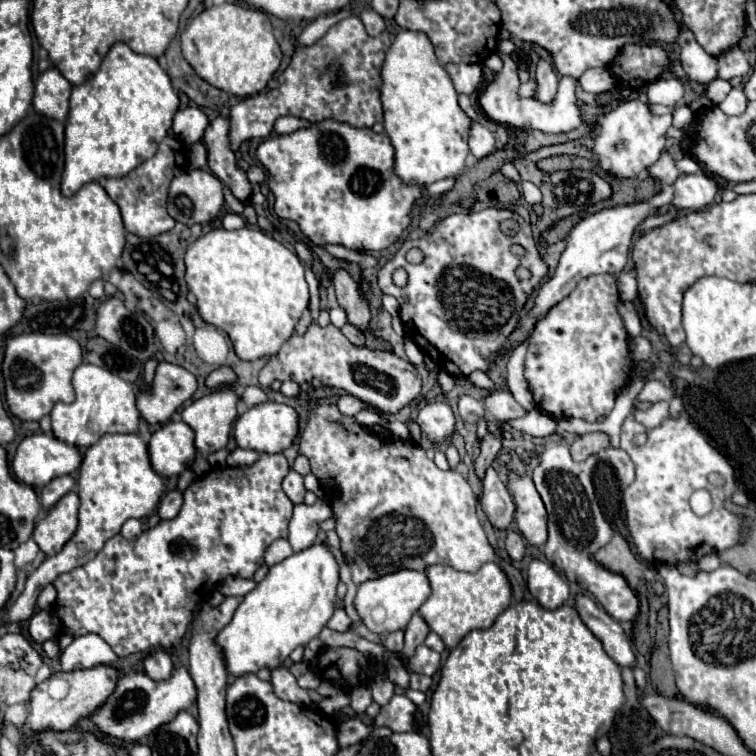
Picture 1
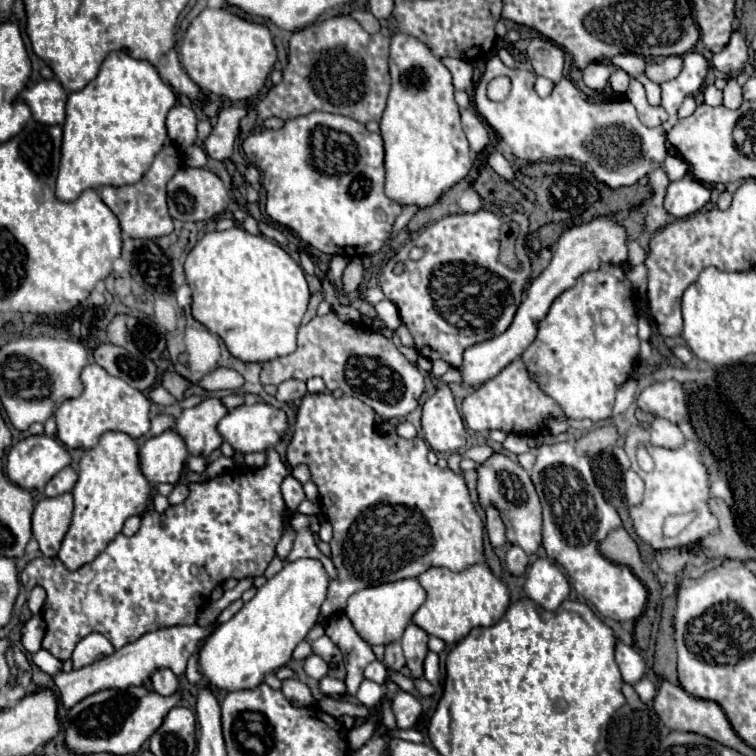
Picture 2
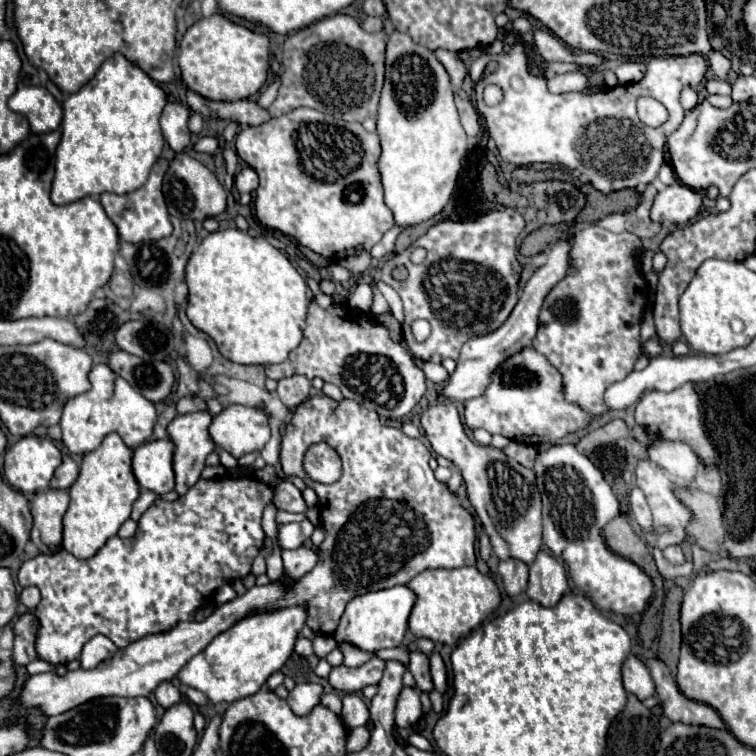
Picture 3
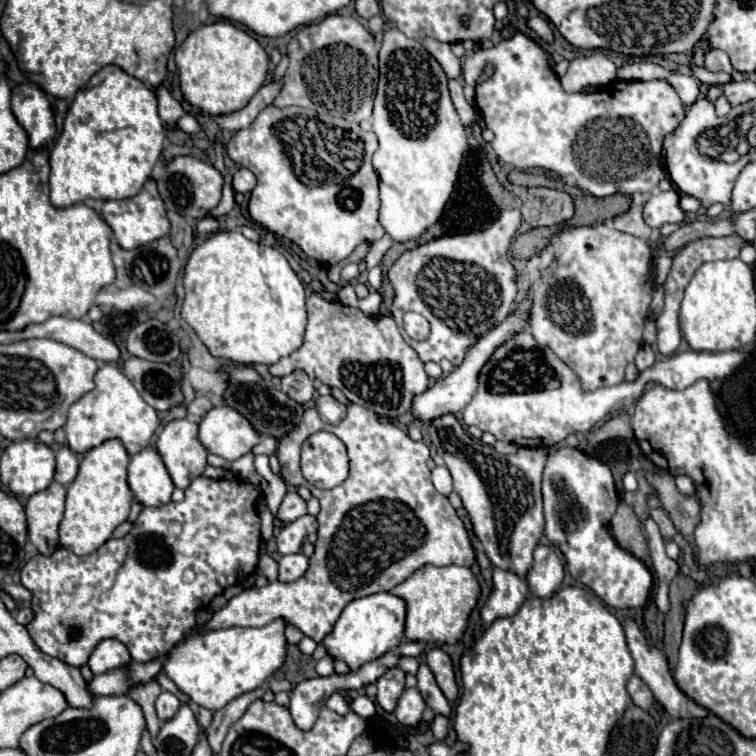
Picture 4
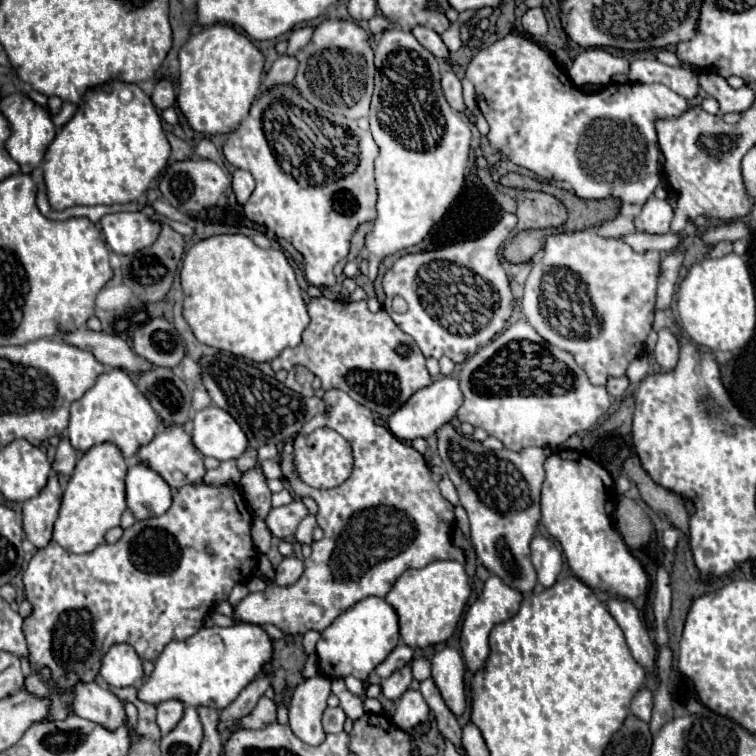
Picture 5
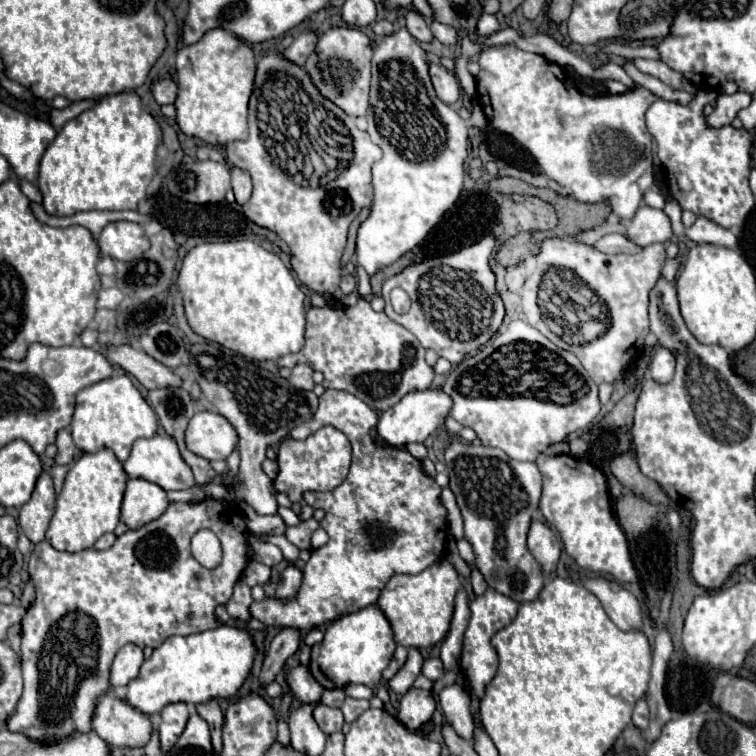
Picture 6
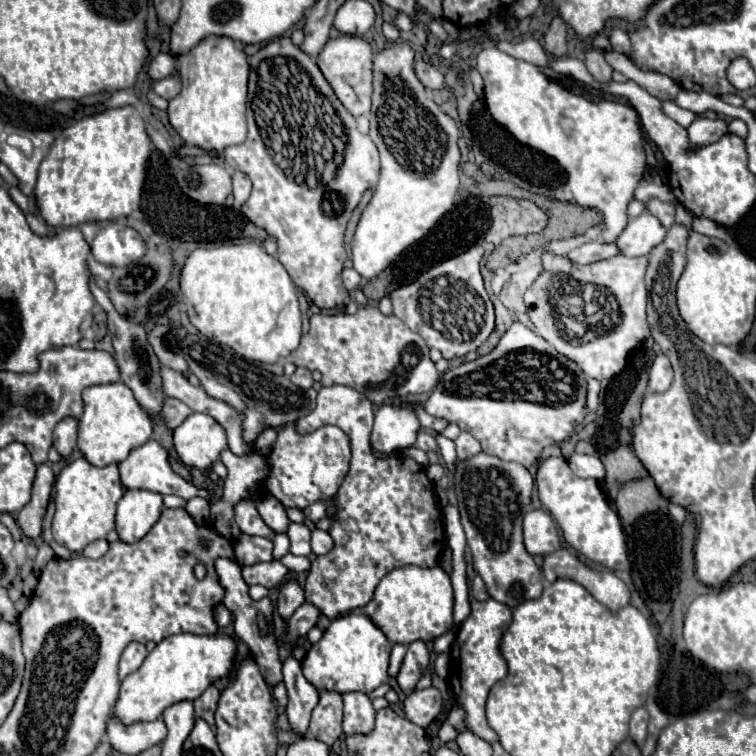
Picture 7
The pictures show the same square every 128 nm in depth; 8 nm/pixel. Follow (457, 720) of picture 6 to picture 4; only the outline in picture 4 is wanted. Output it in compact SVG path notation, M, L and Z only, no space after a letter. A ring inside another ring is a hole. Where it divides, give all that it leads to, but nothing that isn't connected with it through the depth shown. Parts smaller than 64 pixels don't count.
M432 648L426 654L426 662L428 662L440 690L444 692L444 696L450 702L454 702L458 698L458 684L456 684L456 674L454 674L454 666L452 666L450 656L440 648Z

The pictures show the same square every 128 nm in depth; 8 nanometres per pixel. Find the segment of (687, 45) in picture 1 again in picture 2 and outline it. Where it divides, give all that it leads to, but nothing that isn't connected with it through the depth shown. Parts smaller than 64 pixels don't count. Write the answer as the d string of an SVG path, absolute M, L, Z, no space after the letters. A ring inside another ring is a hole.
M698 52L683 55L682 72L668 82L662 82L662 106L666 108L670 120L664 126L648 128L638 116L636 108L625 99L610 102L593 102L580 92L570 78L562 78L556 84L554 92L548 98L540 98L534 90L536 76L528 70L508 68L498 56L492 56L486 62L486 70L476 86L474 104L478 96L476 110L486 122L496 130L496 134L510 146L512 154L526 162L538 162L542 158L574 160L580 162L588 172L594 174L598 182L604 182L610 188L632 186L640 178L648 176L662 166L668 156L664 146L664 136L678 122L678 108L688 94L694 94L702 88L708 74L708 62ZM496 76L508 76L512 82L512 92L504 102L492 102L486 98L486 86Z

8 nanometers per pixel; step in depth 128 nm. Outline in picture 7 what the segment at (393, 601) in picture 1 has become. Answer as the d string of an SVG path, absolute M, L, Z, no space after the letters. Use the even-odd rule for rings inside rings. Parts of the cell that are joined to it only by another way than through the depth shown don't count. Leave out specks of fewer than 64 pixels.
M360 612L344 614L326 628L320 642L312 644L302 660L302 672L310 684L318 690L328 688L340 694L346 692L364 692L370 694L382 682L388 680L388 658L392 644L388 638L374 626L374 622Z

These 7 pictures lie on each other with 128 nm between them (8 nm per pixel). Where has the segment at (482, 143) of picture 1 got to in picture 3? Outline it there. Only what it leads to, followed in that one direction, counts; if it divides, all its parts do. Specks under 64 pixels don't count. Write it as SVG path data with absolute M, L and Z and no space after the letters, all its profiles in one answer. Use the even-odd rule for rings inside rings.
M456 94L456 106L458 106L460 120L462 120L462 126L464 126L466 134L468 136L478 136L478 132L480 132L480 118L478 118L478 112L472 106L472 102L468 98L460 98Z

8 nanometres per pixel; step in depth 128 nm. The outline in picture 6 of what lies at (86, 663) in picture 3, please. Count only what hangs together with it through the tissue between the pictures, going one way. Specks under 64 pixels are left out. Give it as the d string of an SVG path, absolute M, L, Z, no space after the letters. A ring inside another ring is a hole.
M126 644L120 648L120 652L114 658L112 664L112 674L110 674L110 684L112 686L126 686L128 680L138 676L140 664L144 662L142 648L136 644Z

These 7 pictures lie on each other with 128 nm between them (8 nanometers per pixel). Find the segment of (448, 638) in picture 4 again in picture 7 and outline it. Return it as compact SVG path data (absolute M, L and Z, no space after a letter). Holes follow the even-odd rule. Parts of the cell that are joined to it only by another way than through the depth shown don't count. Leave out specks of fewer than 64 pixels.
M400 566L390 570L374 590L374 598L362 612L386 634L392 644L410 644L414 640L436 640L452 626L452 584L448 574L440 568Z

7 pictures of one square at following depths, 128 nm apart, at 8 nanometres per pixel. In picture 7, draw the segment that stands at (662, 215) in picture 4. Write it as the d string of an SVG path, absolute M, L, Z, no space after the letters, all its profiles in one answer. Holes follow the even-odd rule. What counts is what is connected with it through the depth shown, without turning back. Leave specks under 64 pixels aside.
M642 212L638 218L628 222L624 232L618 236L616 246L620 254L636 258L636 256L648 256L648 252L664 240L666 228L654 218L648 216L648 212Z

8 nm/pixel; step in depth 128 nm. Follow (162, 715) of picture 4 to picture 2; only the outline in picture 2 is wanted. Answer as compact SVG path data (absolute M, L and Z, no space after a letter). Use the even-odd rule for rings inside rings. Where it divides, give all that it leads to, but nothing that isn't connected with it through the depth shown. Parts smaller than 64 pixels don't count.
M164 668L160 672L154 672L154 676L152 676L152 690L158 692L160 696L172 696L178 690L178 678L168 668Z

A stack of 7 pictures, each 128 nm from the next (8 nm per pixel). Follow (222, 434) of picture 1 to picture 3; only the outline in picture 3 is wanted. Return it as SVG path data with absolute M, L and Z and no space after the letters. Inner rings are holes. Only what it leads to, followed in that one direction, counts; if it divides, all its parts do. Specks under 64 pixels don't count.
M192 412L176 416L166 428L168 440L174 444L172 466L176 474L176 492L180 496L196 484L206 466L206 456L216 448L212 440L208 440L210 422L210 412Z

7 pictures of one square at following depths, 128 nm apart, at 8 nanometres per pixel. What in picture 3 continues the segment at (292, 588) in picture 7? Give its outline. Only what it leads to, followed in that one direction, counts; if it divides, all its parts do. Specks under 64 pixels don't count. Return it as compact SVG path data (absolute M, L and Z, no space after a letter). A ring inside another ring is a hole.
M300 546L298 550L282 550L282 560L284 560L284 574L292 580L298 580L316 566L318 556L310 548Z

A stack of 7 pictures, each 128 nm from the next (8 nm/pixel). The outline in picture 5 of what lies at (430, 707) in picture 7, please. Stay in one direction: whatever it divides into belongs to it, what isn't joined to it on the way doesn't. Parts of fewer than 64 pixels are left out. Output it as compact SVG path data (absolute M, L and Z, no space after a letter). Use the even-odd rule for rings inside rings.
M406 690L396 702L396 712L394 712L392 720L398 728L410 730L416 724L424 722L428 718L428 712L430 712L430 708L428 708L426 700L422 698L422 694L418 690Z

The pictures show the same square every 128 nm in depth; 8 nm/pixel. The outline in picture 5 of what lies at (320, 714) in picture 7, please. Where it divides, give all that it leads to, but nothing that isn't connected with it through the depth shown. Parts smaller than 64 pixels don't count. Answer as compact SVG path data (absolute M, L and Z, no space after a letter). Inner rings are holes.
M326 708L322 716L324 732L338 732L344 726L344 710L342 708Z

